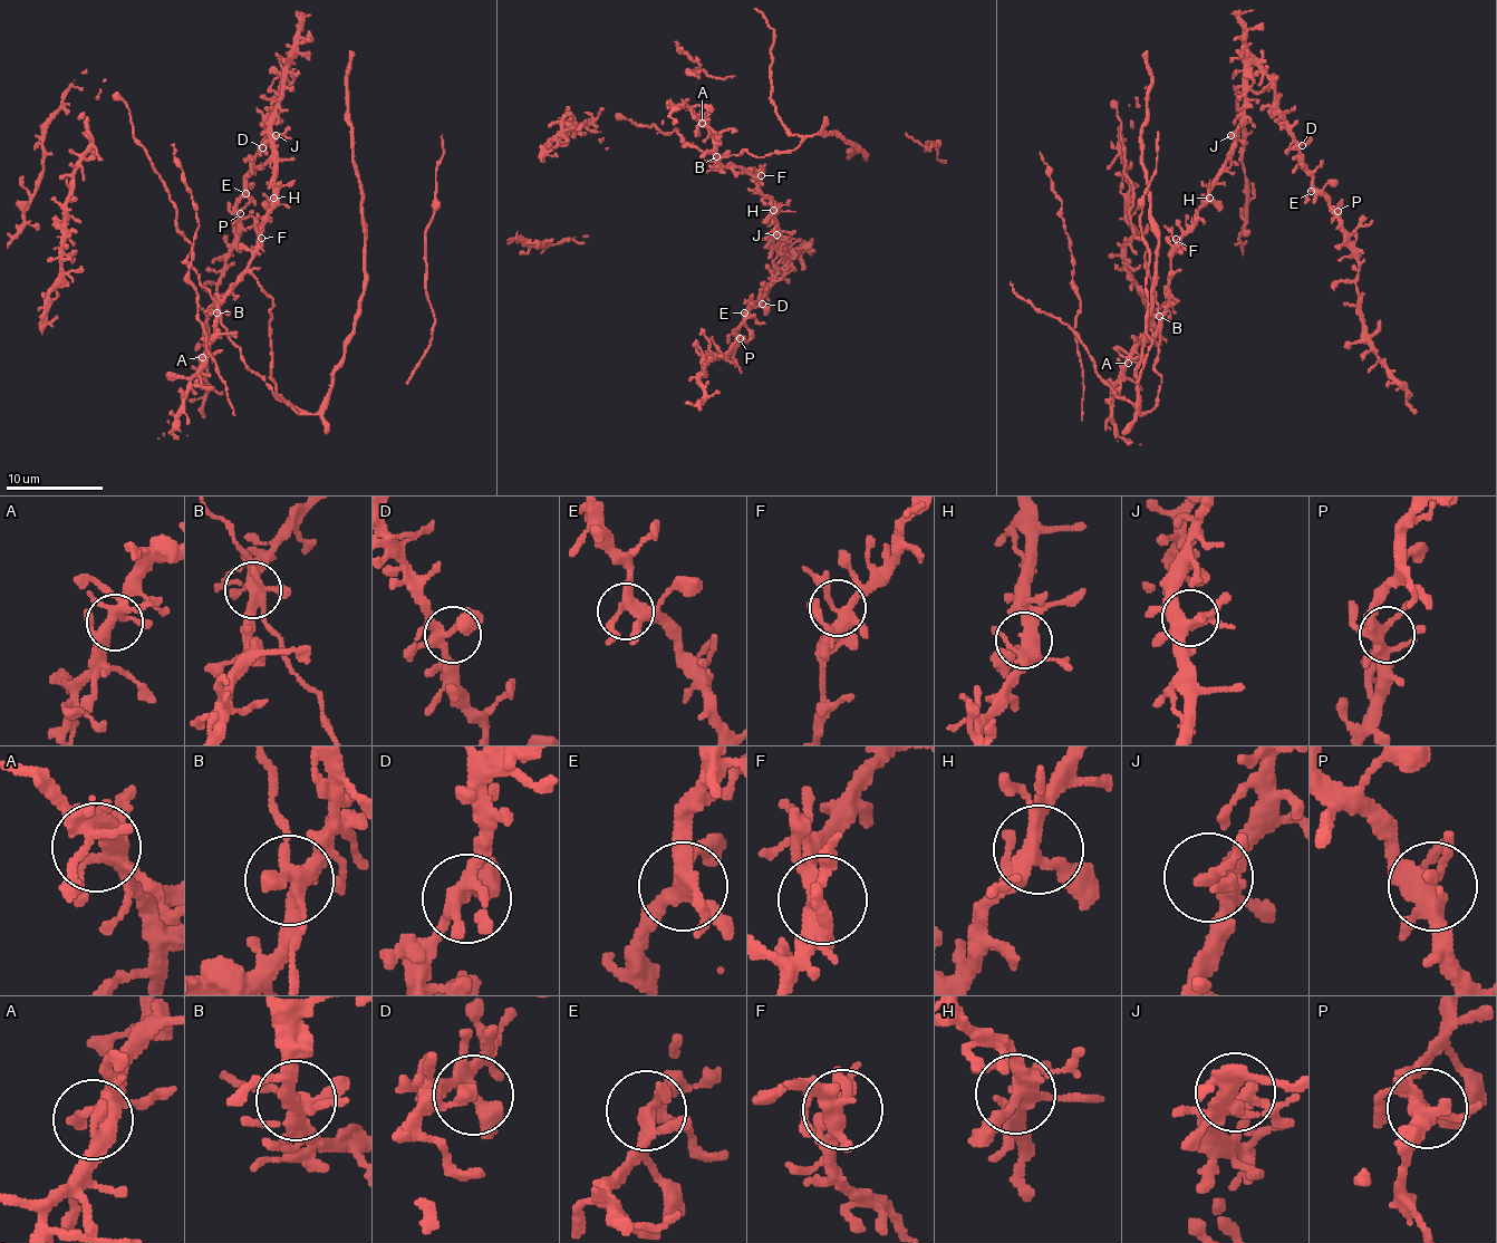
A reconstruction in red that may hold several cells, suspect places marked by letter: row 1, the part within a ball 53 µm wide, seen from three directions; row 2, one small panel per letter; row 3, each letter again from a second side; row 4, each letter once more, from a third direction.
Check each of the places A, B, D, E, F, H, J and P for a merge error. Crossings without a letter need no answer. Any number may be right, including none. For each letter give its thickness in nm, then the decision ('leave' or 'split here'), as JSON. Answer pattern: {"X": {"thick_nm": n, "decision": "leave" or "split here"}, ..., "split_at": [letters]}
{"A": {"thick_nm": 360, "decision": "leave"}, "B": {"thick_nm": 340, "decision": "leave"}, "D": {"thick_nm": 340, "decision": "leave"}, "E": {"thick_nm": 300, "decision": "leave"}, "F": {"thick_nm": 340, "decision": "leave"}, "H": {"thick_nm": 360, "decision": "leave"}, "J": {"thick_nm": 340, "decision": "leave"}, "P": {"thick_nm": 340, "decision": "leave"}, "split_at": []}

